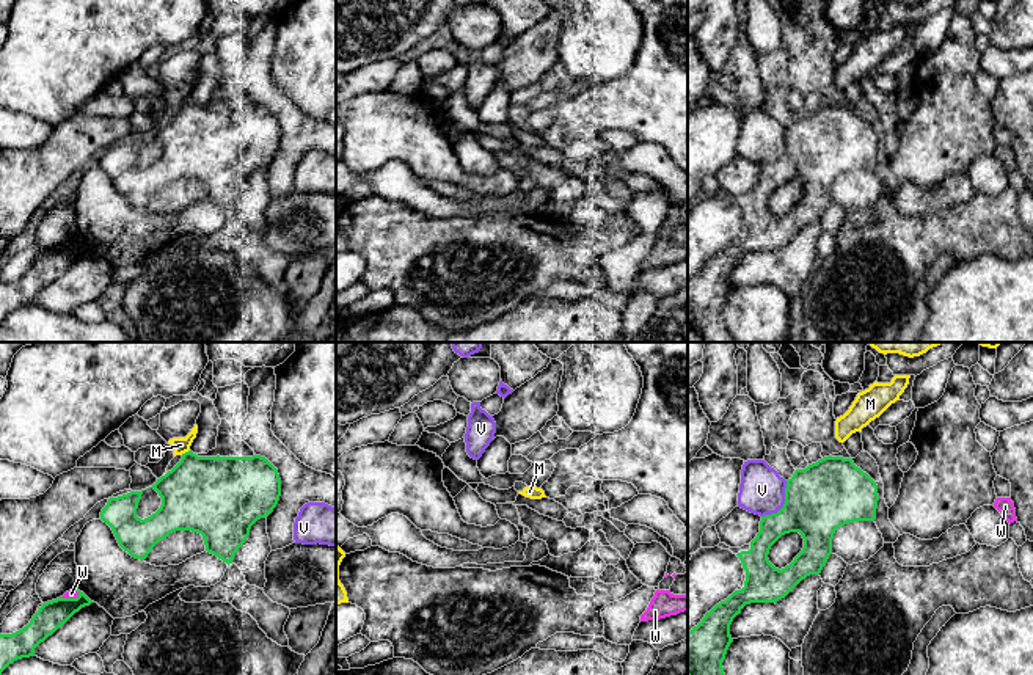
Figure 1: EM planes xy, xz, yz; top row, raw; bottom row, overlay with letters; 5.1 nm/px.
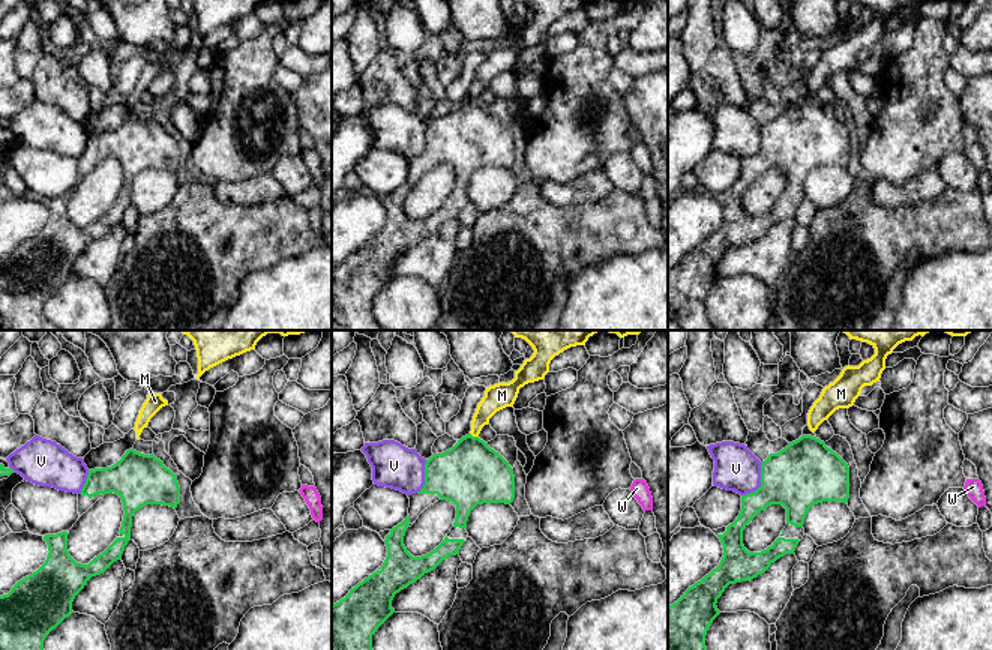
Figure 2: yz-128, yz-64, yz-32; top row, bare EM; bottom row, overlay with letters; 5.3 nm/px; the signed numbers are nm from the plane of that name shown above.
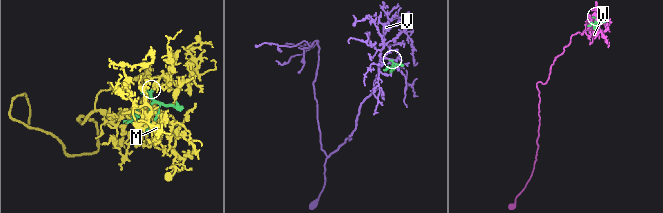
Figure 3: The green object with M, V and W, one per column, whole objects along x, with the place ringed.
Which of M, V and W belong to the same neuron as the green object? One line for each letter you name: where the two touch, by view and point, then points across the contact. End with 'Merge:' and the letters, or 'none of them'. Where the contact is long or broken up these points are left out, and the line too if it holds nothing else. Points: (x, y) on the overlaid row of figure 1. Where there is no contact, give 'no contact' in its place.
Merge: none of them

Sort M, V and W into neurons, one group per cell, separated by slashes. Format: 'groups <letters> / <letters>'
groups M / V / W

